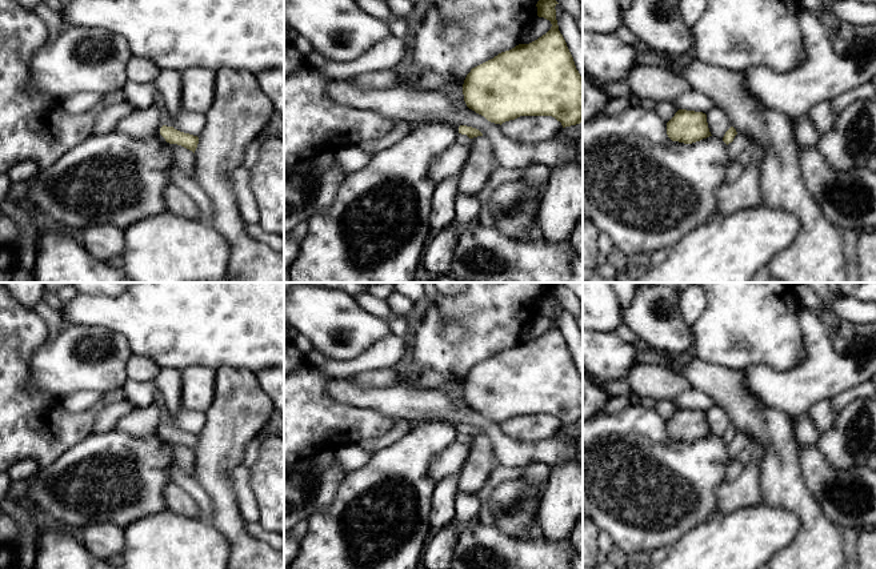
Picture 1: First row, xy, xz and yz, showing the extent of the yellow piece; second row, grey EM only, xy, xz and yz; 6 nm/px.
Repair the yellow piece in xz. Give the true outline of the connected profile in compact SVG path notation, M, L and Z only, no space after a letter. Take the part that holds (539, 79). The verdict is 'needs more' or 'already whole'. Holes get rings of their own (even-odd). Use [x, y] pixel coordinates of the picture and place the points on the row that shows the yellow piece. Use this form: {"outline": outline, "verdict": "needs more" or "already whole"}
{"outline": "M539 0L537 16L551 21L551 29L529 44L519 44L475 67L463 84L467 107L488 121L503 124L520 116L552 116L563 128L583 123L583 77L559 31L556 0Z", "verdict": "already whole"}

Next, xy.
{"outline": "M160 92L156 93L153 105L160 109L161 121L157 129L157 137L164 143L181 145L195 153L199 137L180 132L171 125L171 116L165 109L165 103Z", "verdict": "needs more"}

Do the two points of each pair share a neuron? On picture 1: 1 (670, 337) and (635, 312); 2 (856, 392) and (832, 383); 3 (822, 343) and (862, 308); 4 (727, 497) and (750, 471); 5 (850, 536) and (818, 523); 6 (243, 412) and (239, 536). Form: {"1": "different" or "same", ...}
{"1": "same", "2": "different", "3": "different", "4": "same", "5": "different", "6": "same"}

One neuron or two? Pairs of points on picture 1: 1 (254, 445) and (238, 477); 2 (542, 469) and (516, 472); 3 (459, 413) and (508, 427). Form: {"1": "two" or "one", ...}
{"1": "two", "2": "two", "3": "two"}

